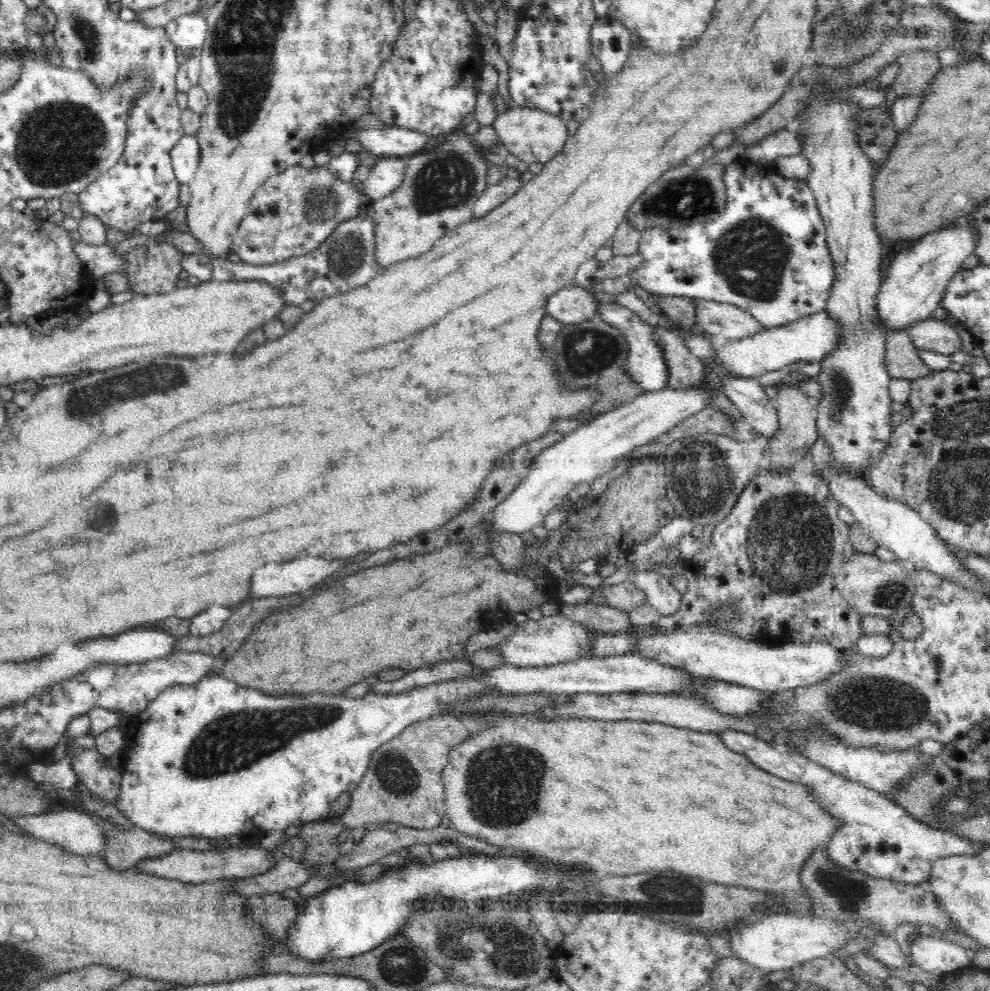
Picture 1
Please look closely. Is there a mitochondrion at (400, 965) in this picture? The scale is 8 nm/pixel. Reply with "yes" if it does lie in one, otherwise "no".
yes

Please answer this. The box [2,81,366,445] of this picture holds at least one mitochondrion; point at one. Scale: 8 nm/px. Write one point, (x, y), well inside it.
(58, 144)

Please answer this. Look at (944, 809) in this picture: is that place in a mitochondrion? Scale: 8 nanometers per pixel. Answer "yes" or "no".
yes

